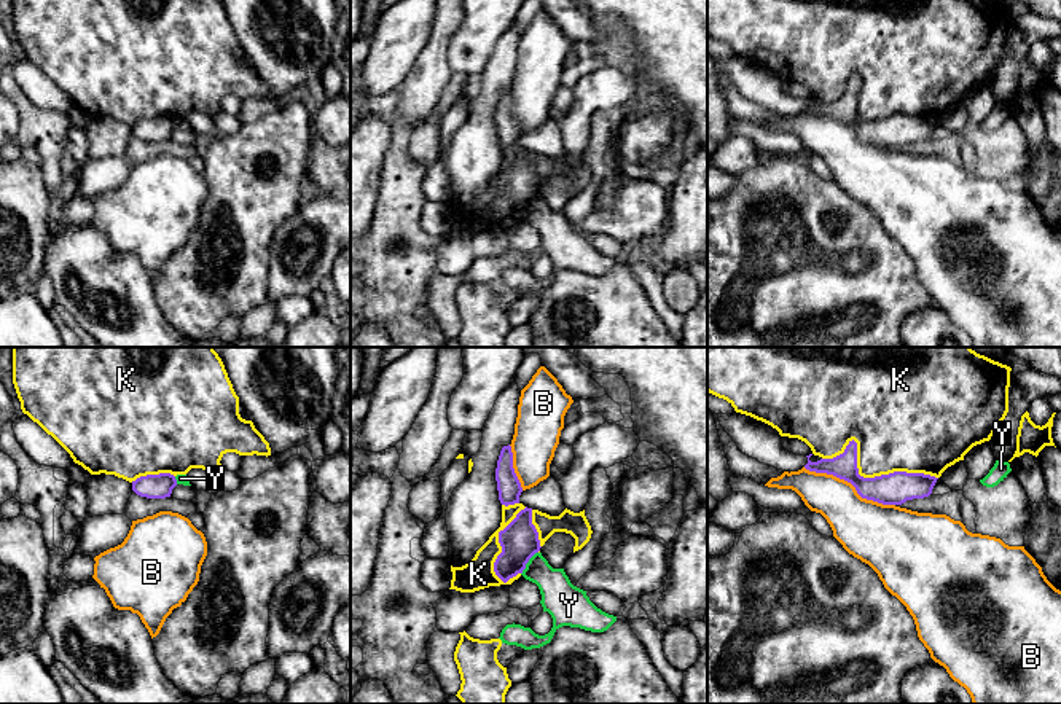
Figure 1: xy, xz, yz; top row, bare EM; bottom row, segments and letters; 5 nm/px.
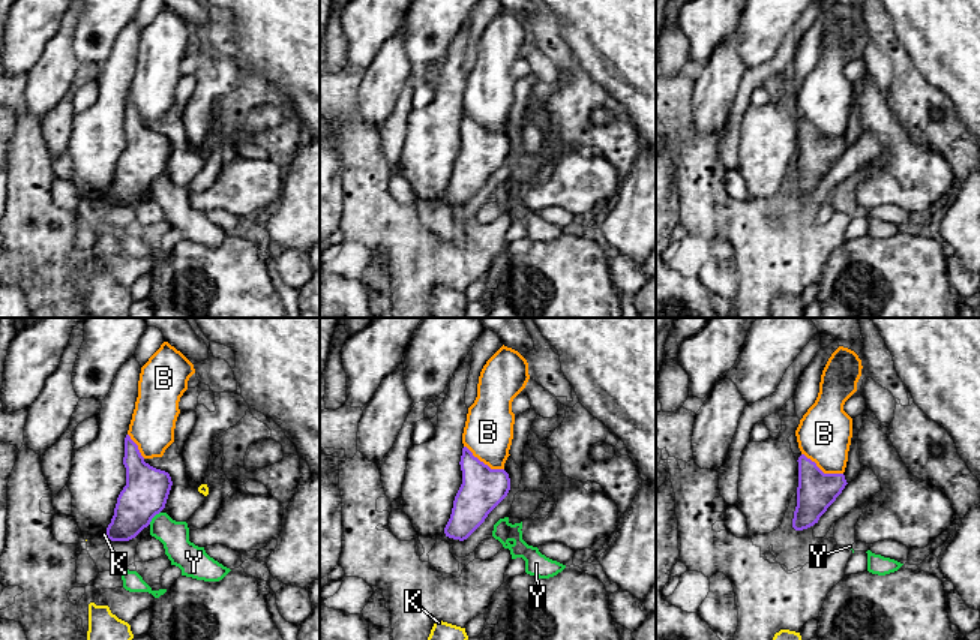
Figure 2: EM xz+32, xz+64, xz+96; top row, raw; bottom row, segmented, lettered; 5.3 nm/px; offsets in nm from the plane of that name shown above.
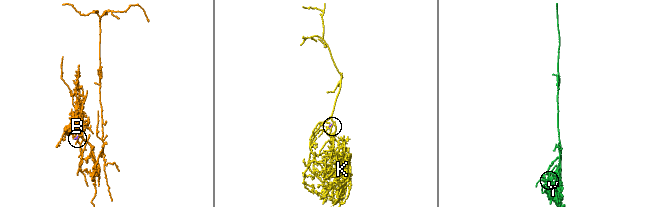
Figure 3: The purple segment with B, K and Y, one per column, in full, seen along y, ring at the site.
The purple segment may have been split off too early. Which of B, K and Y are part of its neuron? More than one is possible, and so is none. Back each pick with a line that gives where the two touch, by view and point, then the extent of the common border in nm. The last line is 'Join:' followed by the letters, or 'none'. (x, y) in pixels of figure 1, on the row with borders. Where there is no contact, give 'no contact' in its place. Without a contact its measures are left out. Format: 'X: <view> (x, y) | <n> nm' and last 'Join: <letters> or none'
Join: none

